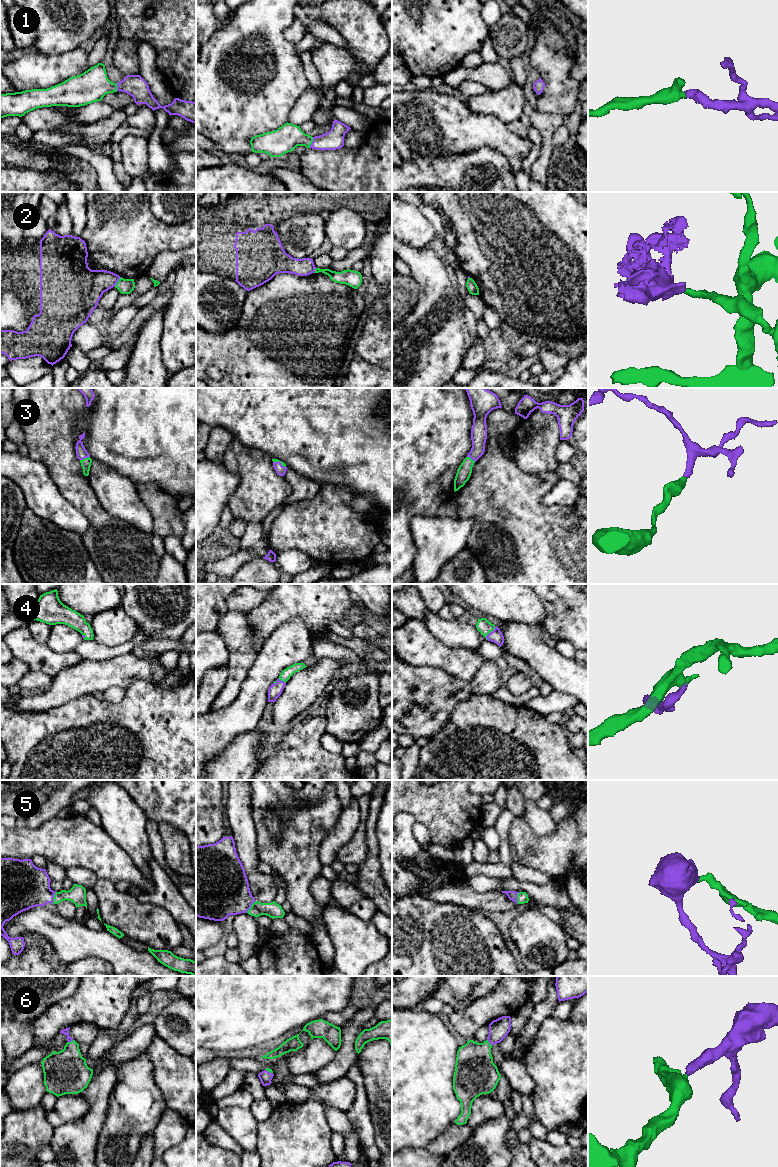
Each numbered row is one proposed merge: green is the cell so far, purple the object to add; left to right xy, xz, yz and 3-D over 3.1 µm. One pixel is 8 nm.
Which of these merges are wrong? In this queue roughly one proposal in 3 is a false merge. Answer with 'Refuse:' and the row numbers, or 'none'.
Refuse: 2

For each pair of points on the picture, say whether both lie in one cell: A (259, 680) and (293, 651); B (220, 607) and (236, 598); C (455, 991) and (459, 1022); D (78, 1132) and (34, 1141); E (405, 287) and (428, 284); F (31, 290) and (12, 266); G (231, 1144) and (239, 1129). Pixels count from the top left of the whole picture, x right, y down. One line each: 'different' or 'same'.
A: same
B: different
C: different
D: different
E: different
F: same
G: different

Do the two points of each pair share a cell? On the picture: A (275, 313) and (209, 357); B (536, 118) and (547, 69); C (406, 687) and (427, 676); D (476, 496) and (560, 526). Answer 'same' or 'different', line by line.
A: same
B: different
C: same
D: same

